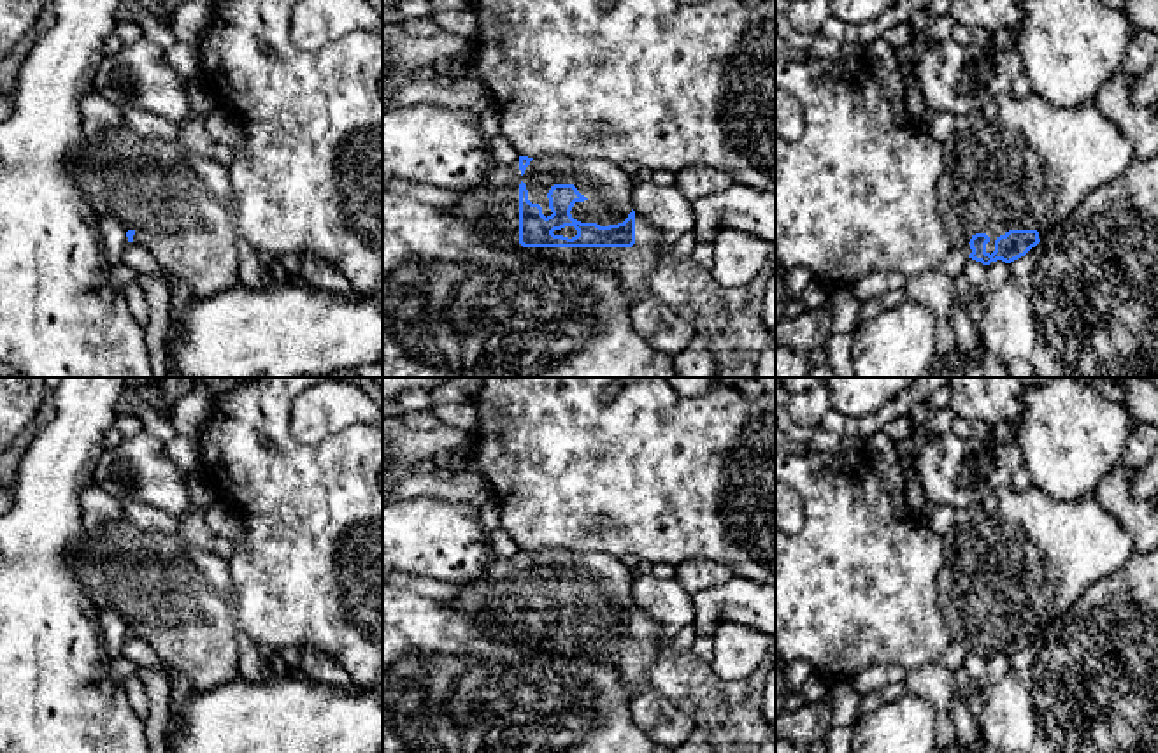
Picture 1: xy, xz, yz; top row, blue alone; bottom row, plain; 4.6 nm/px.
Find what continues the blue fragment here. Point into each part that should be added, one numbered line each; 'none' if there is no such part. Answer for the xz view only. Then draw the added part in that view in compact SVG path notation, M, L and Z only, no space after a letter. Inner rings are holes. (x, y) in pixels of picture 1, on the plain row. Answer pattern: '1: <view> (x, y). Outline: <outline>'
1: xz (492, 601). Outline: M551 548L533 551L525 565L519 563L519 551L509 558L495 558L479 579L460 584L460 593L440 604L477 623L495 641L611 665L626 690L642 692L649 686L651 667L667 648L658 621L635 606L632 641L523 641L519 637L521 576L526 577L528 593L539 597L546 611L553 607L547 586L554 577L574 577L586 590L570 604L572 611L581 616L618 618L633 602L633 574L621 558Z

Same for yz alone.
1: yz (1018, 557). Outline: M1033 484L1023 491L1004 486L977 506L958 509L951 530L942 535L942 544L944 562L937 574L937 602L953 641L967 649L972 646L969 635L976 627L990 630L986 637L990 648L995 644L995 634L1009 623L1037 623L1039 632L1044 632L1086 588L1119 572L1135 551L1130 532L1095 497L1056 500Z

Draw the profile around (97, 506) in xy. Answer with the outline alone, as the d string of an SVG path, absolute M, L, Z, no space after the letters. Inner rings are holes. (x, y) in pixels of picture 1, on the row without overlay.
M89 483L79 497L82 511L82 528L88 532L96 530L107 521L125 521L125 513L119 500L109 495L105 490Z

